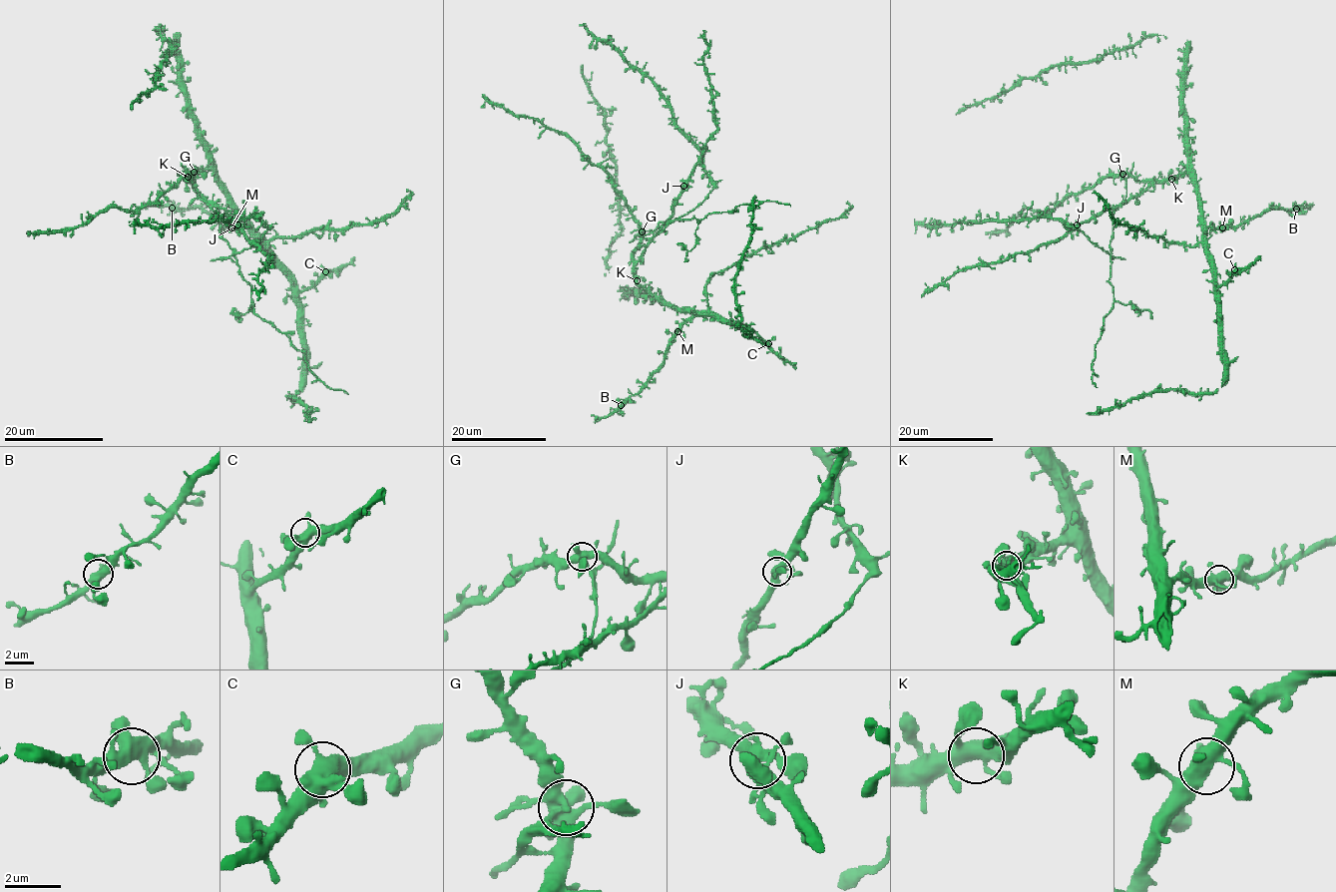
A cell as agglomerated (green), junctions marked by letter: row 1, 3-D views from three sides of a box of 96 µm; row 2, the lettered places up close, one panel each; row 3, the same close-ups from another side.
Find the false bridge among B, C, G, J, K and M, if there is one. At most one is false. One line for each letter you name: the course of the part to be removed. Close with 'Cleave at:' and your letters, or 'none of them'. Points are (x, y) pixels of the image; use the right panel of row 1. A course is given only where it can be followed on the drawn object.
G: (1121, 174), (1126, 197), (1113, 212), (1109, 252), (1058, 219), (918, 224), (914, 233)
Cleave at: G

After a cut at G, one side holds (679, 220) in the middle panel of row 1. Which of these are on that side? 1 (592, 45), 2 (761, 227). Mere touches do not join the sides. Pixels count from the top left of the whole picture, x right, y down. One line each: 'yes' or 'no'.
1: yes
2: no

